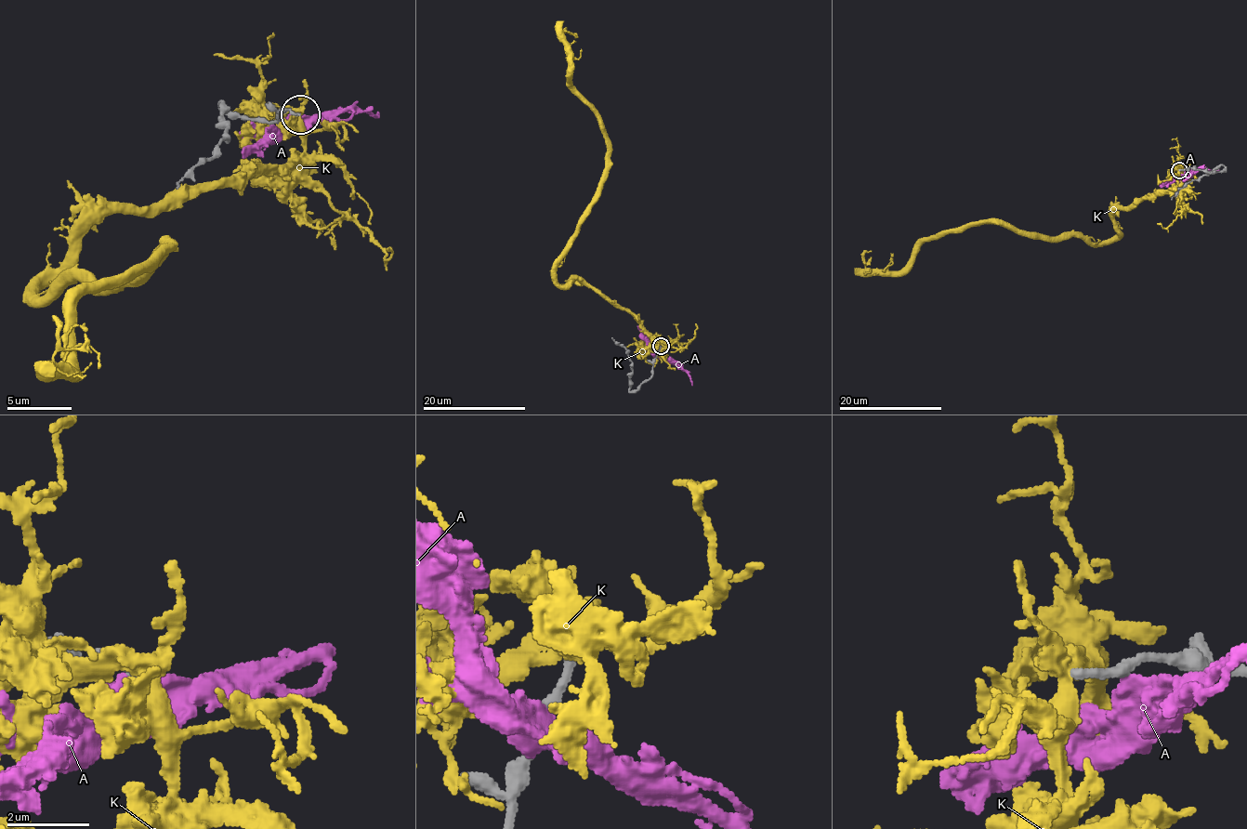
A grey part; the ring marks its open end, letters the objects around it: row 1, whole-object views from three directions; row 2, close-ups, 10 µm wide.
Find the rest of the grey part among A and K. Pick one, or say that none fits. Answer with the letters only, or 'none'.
none

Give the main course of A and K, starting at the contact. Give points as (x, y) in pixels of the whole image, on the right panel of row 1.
A: (1185, 170), (1218, 169)
K: (1178, 170), (1171, 190), (1118, 207), (1104, 242), (998, 223), (946, 230), (898, 271), (867, 269), (871, 251)

